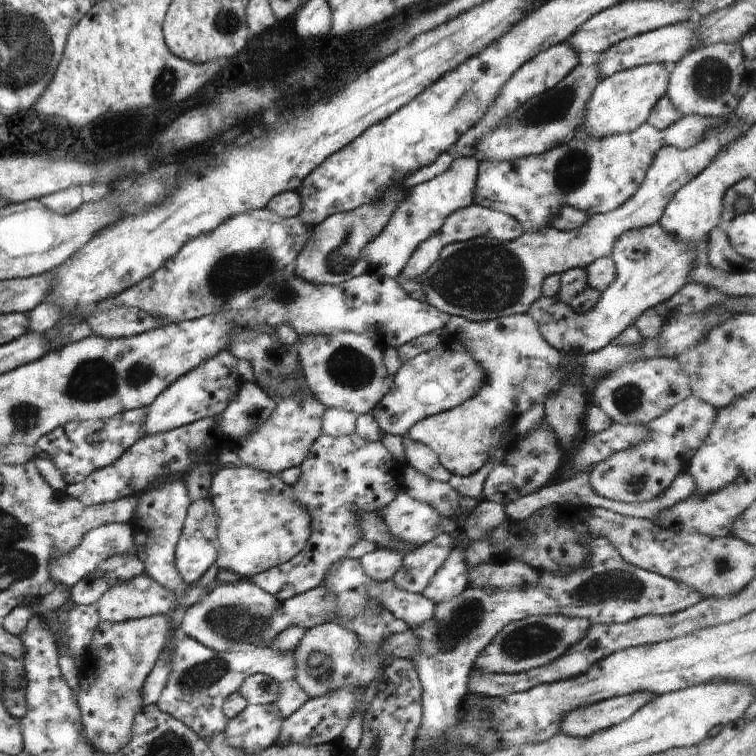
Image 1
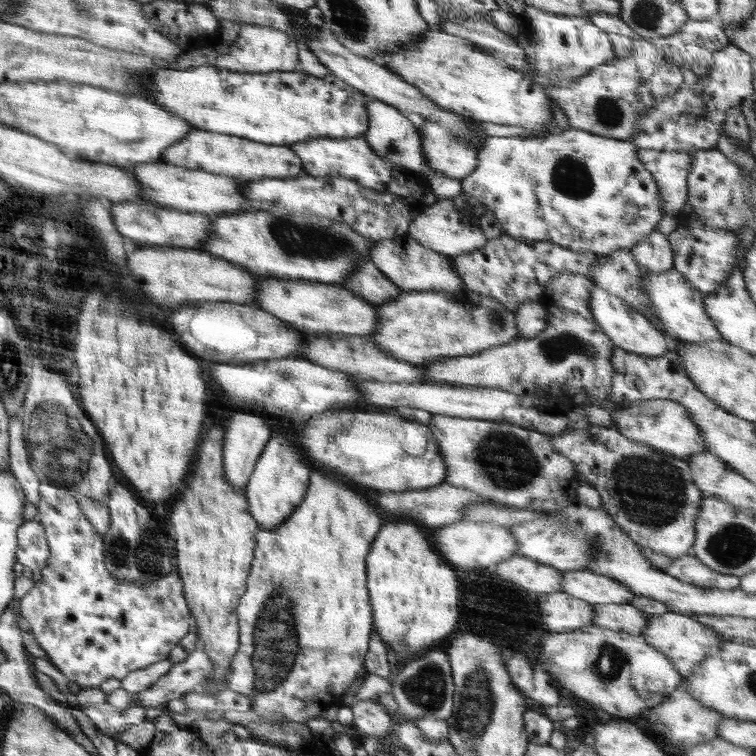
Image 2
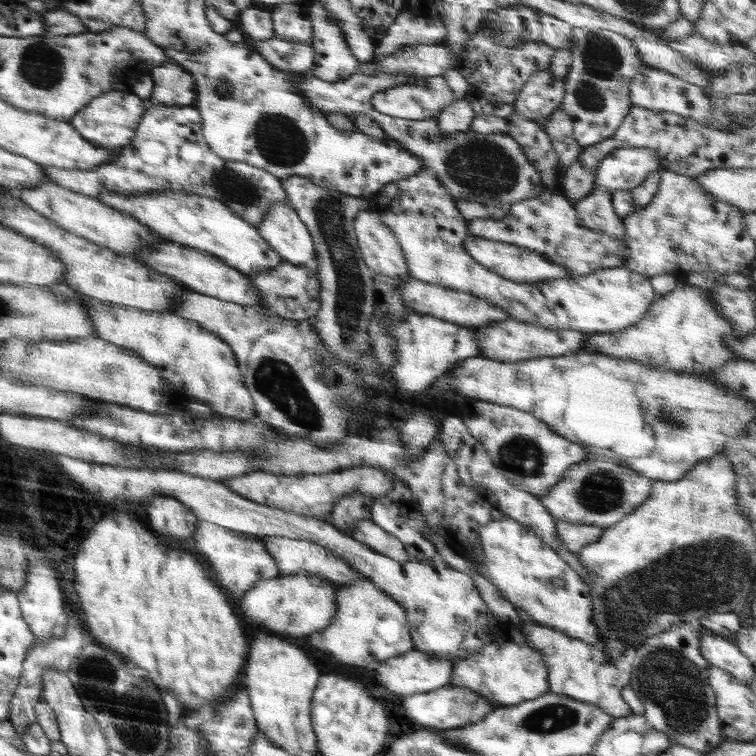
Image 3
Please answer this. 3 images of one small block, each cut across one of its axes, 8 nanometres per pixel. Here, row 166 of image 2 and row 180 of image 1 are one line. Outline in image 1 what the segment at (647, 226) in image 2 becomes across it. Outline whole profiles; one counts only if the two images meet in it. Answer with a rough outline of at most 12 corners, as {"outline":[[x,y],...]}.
{"outline":[[719,117],[478,161],[472,198],[552,227],[567,206],[622,206],[662,147],[696,146]]}

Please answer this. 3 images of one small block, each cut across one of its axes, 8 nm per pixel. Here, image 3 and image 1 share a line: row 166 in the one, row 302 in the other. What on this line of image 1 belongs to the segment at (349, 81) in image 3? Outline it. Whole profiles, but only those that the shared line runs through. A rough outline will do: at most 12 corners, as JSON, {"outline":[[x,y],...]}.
{"outline":[[750,125],[665,146],[617,209],[578,229],[446,245],[420,279],[471,321],[526,313],[550,275],[609,257]]}

